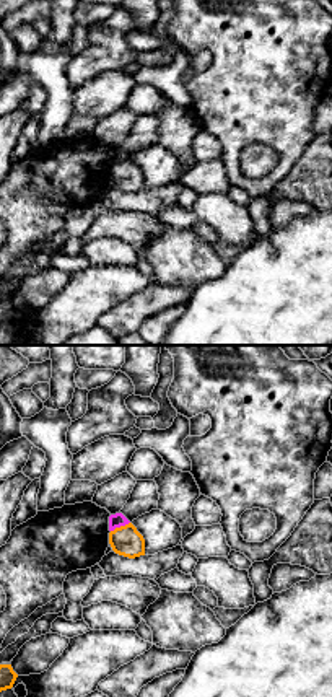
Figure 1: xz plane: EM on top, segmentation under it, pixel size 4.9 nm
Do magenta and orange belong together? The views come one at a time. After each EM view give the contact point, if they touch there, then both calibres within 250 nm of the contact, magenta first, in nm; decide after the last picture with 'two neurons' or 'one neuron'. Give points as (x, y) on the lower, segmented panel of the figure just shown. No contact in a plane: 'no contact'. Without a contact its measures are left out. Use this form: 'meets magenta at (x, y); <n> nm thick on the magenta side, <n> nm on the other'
meets magenta at (119, 526); 70 nm thick on the magenta side, 150 nm on the other

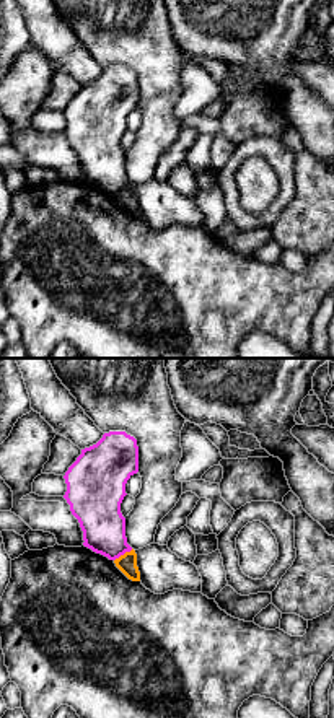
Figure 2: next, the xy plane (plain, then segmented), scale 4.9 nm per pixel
meets magenta at (123, 554); 220 nm thick on the magenta side, 100 nm on the other

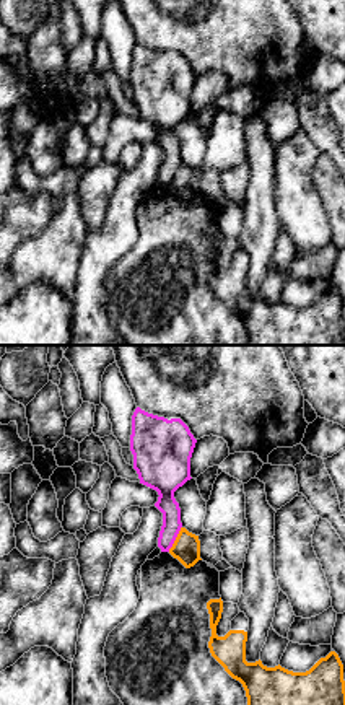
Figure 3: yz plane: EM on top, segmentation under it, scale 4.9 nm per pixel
meets magenta at (174, 539); 100 nm thick on the magenta side, 140 nm on the other

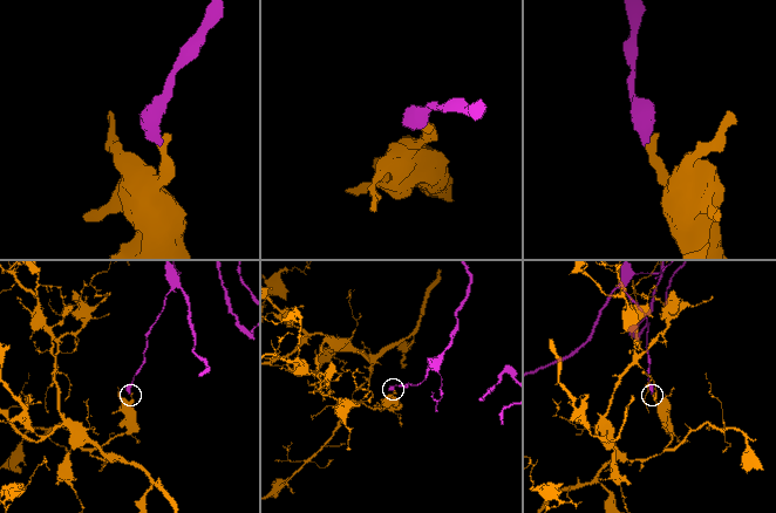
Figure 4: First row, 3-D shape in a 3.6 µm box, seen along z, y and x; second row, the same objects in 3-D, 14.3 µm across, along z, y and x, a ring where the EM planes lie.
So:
two neurons

